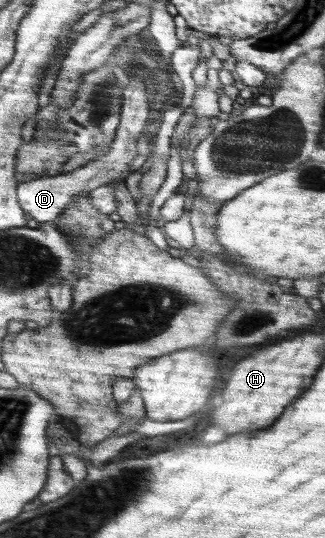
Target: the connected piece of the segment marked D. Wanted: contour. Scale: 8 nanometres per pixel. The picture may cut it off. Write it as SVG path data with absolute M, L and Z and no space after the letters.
M130 73L128 75L128 86L123 93L123 119L109 150L85 166L80 166L77 170L65 174L58 173L55 176L34 178L32 181L28 180L19 185L20 205L35 221L40 224L54 223L54 220L58 220L70 204L76 202L79 195L89 193L102 184L110 184L115 179L126 178L132 173L129 163L137 155L137 139L147 125L146 121L151 109L146 101L146 86L144 86L142 77Z

